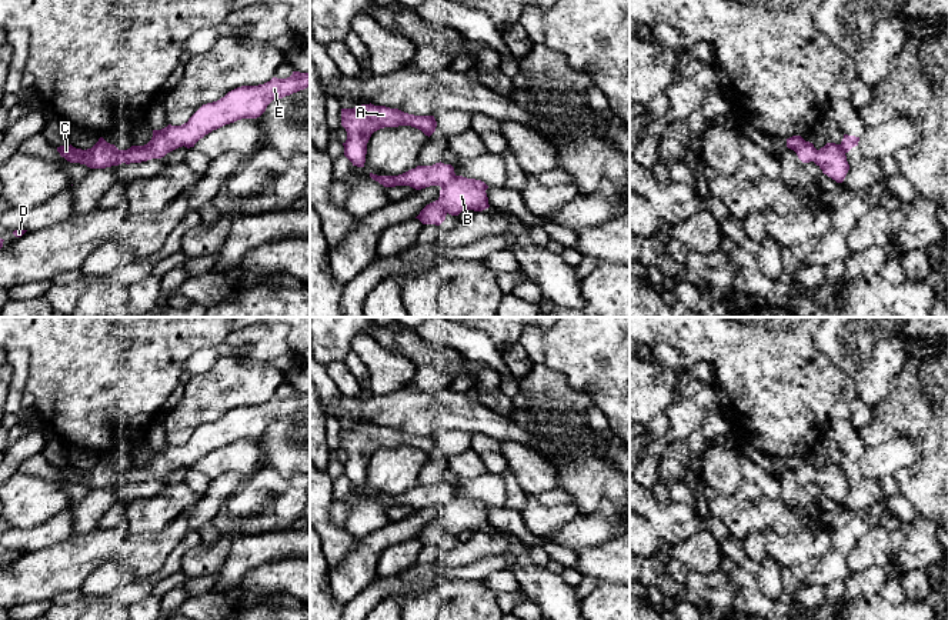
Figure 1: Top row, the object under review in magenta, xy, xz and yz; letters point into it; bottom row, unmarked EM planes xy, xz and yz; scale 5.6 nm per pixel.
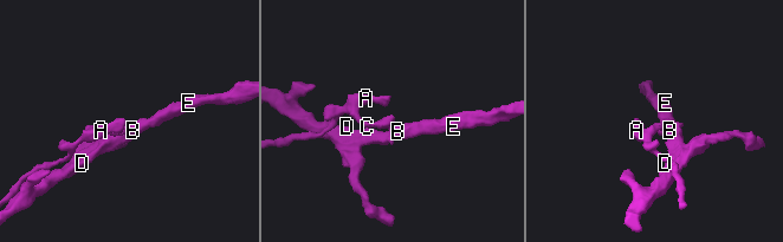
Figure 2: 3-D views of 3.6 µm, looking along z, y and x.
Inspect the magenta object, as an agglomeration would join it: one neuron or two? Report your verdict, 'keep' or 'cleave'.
cleave

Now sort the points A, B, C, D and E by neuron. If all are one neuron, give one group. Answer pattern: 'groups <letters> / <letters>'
groups A C / B D E

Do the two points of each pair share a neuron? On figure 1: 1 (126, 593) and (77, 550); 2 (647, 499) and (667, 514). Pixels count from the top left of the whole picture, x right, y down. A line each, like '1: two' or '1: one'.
1: two
2: one

